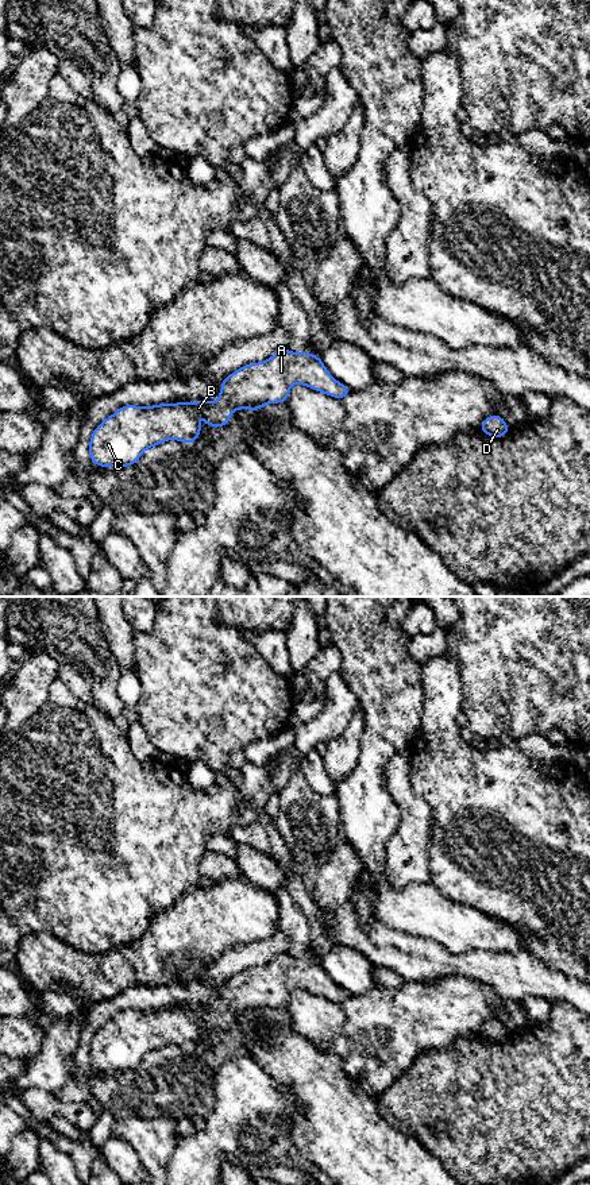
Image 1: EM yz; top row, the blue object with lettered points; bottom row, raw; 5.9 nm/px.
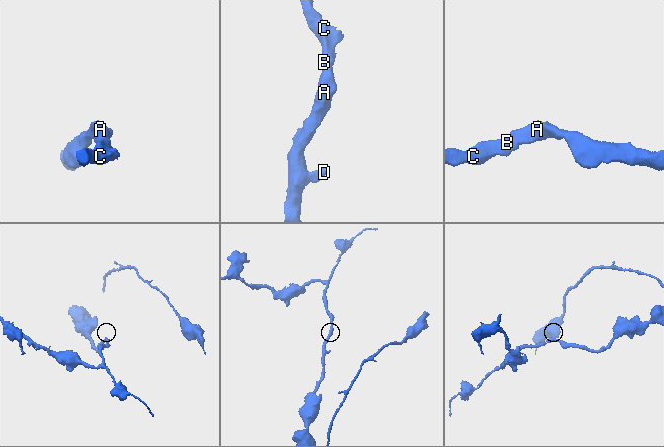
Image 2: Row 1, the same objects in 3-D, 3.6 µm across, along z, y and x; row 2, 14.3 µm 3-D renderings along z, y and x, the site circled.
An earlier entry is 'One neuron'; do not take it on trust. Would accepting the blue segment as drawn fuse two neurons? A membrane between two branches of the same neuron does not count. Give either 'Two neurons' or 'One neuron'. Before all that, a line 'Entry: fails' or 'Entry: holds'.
Entry: holds
One neuron

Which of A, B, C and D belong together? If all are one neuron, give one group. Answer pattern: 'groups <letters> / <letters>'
groups A B C D

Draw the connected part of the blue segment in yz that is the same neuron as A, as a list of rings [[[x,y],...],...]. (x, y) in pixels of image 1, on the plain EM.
[[[279,954],[265,966],[242,970],[235,977],[223,984],[217,1005],[194,1005],[188,1010],[185,1005],[178,1008],[159,1008],[153,1011],[126,1010],[107,1022],[92,1037],[89,1047],[89,1062],[95,1070],[100,1072],[130,1072],[135,1069],[142,1058],[167,1045],[193,1049],[201,1037],[197,1022],[203,1020],[205,1028],[220,1032],[230,1027],[231,1018],[240,1014],[261,1015],[267,1008],[286,1007],[292,989],[304,989],[323,999],[343,1004],[350,999],[350,993],[338,987],[323,969],[321,962],[306,957],[293,957]]]

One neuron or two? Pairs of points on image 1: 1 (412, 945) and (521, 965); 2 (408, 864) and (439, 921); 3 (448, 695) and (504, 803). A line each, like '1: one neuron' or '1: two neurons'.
1: one neuron
2: two neurons
3: one neuron

